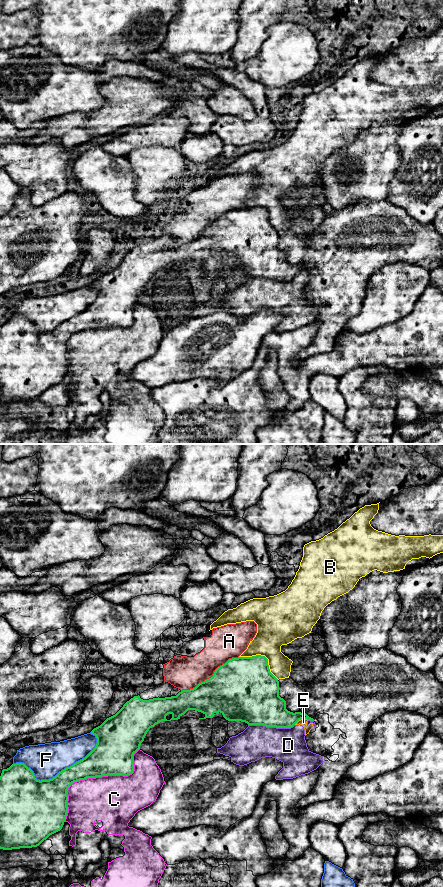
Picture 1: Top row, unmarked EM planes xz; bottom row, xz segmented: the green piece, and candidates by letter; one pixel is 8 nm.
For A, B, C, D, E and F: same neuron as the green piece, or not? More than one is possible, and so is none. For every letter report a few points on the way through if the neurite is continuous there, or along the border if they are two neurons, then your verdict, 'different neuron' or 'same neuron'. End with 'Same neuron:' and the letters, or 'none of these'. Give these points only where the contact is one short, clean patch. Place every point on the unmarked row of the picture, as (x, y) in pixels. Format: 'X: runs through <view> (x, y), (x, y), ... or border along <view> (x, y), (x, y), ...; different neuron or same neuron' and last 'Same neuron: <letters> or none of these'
A: different neuron
B: different neuron
C: different neuron
D: different neuron
E: border along xz (307, 271), (299, 271), (294, 276); different neuron
F: different neuron
Same neuron: none of these

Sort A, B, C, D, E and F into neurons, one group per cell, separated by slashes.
A / B / C / D E / F

